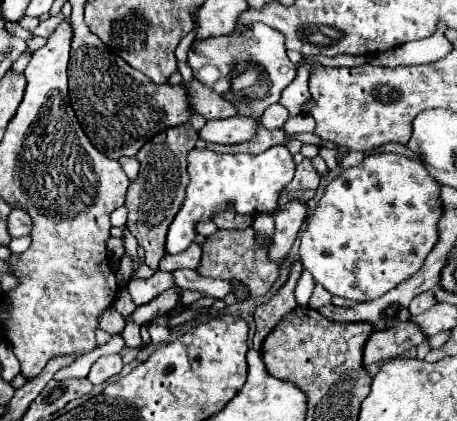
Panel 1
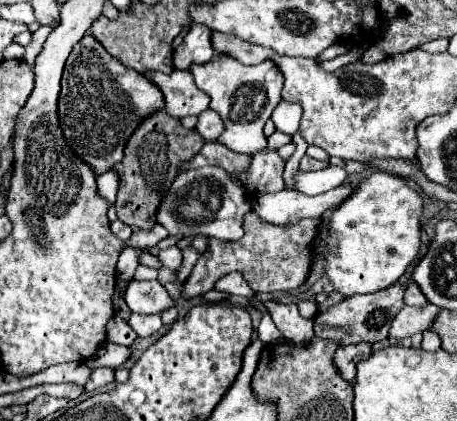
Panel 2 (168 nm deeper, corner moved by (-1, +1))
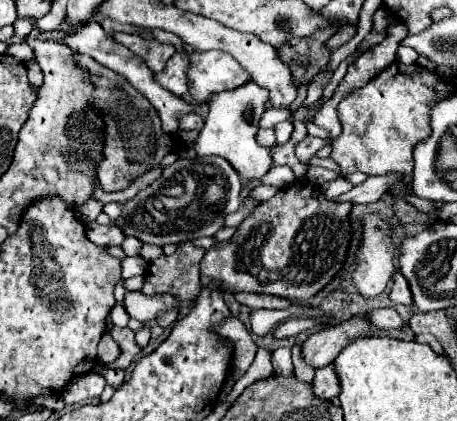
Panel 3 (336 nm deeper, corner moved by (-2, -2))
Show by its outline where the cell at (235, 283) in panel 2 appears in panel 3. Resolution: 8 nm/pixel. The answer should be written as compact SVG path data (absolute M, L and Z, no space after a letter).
M249 292L235 294L235 300L249 306L249 308L289 308L291 306L291 302L287 298L267 296L267 294L249 294Z

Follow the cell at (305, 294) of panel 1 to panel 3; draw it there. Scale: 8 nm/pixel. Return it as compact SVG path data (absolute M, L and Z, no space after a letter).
M293 344L291 348L293 352L293 364L295 364L295 376L301 380L301 382L311 382L313 380L313 374L315 374L315 368L309 366L307 362L303 362L303 354L301 354L301 346L299 344Z

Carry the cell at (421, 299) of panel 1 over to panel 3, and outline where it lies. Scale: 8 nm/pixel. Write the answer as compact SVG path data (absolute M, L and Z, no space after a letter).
M395 272L393 276L393 288L391 288L391 302L395 304L407 304L407 306L413 306L413 294L409 290L409 284L407 280L403 278L401 272Z

